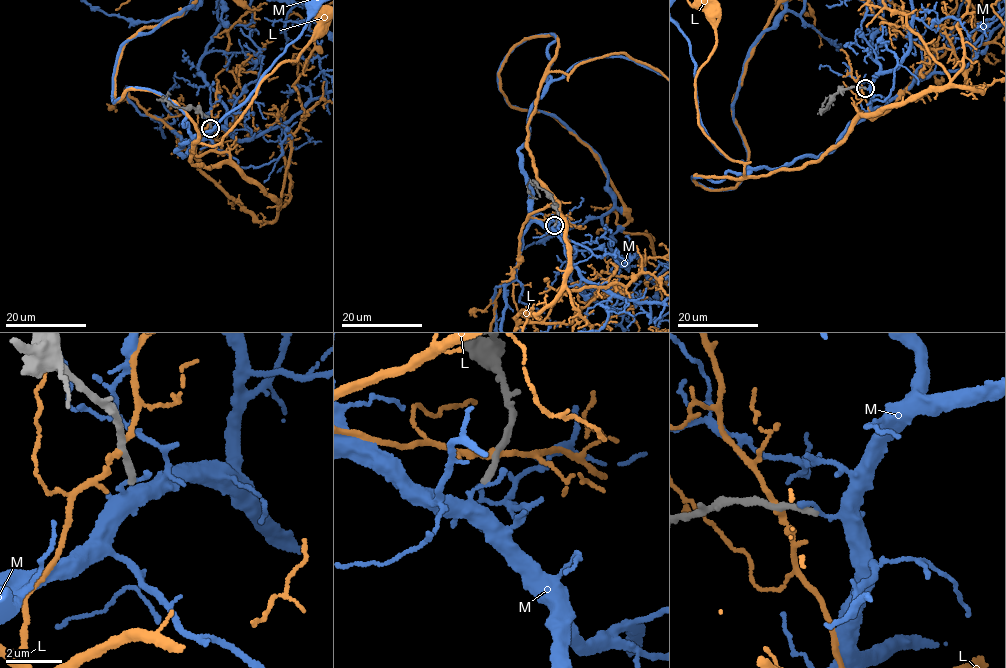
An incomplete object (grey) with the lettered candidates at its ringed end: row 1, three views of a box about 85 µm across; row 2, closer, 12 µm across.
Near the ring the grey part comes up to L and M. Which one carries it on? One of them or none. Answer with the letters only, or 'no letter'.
no letter

